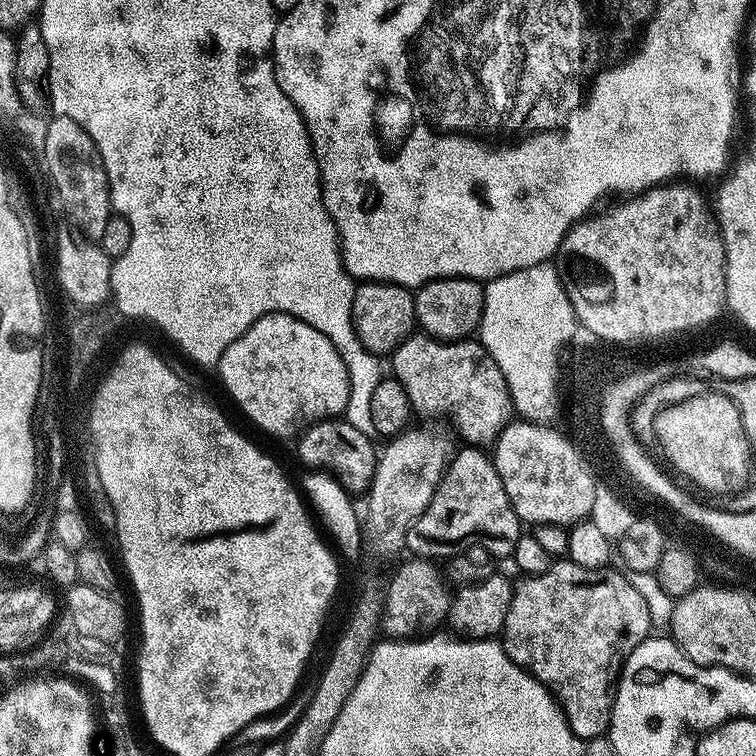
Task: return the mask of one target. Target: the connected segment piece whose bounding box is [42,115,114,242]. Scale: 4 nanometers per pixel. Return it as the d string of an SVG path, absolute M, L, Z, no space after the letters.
M53 115L51 119L48 129L42 132L43 167L45 164L52 175L59 203L68 200L68 204L72 204L72 216L76 216L76 220L88 228L92 241L98 242L102 238L102 230L106 230L106 222L114 214L104 163L90 134L86 134L86 130L82 130L74 118Z

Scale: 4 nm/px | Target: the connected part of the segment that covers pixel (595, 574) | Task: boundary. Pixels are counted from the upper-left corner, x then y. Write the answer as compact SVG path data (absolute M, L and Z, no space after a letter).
M560 558L550 566L550 570L546 570L542 574L524 576L520 578L520 581L517 579L512 590L512 597L510 598L510 610L506 610L506 622L504 623L504 631L502 633L502 651L519 668L525 668L535 680L542 682L542 686L548 688L552 697L559 702L560 709L564 712L564 717L570 726L570 730L574 730L577 738L585 742L607 733L610 726L610 718L612 717L612 703L616 697L616 682L620 678L620 672L624 669L624 663L628 661L628 656L635 648L642 641L648 639L654 628L650 618L650 610L646 610L646 601L640 597L638 590L634 590L634 586L630 586L627 575L623 571L620 571L621 573L612 571L611 567L587 568L586 566L578 566L573 560Z

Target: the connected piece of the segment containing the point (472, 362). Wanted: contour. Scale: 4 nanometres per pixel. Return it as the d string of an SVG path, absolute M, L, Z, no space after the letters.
M413 334L391 353L391 360L391 375L406 390L413 413L417 417L441 416L449 420L465 445L495 445L505 426L513 423L514 409L506 378L502 378L502 370L498 370L483 344L475 339L445 342L427 334Z

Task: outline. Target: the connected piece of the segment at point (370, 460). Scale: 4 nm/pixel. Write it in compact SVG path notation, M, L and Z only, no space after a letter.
M333 418L309 424L303 429L299 440L300 460L305 464L305 469L327 472L349 494L367 493L376 473L378 459L378 448L372 445L373 437L362 434L362 430L354 430L354 426L350 426L343 418Z

